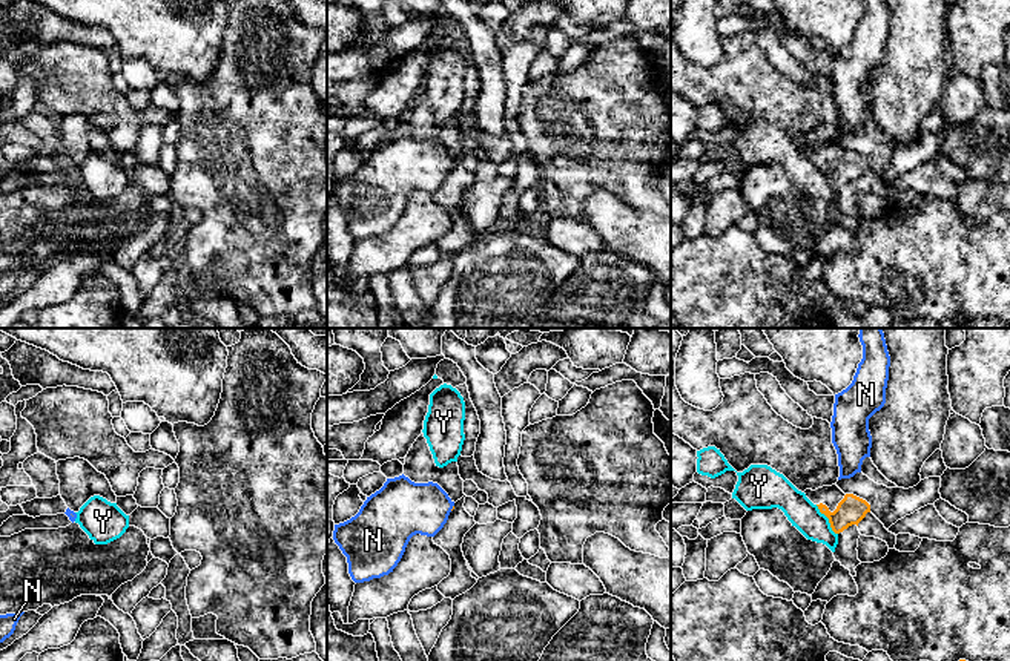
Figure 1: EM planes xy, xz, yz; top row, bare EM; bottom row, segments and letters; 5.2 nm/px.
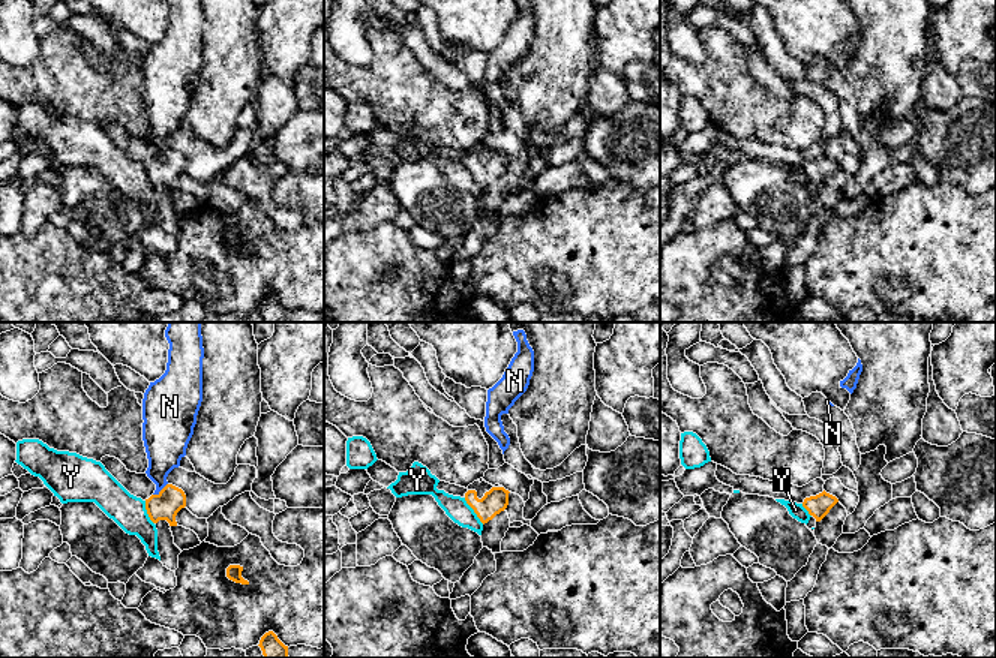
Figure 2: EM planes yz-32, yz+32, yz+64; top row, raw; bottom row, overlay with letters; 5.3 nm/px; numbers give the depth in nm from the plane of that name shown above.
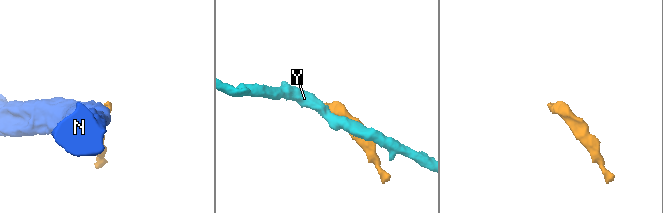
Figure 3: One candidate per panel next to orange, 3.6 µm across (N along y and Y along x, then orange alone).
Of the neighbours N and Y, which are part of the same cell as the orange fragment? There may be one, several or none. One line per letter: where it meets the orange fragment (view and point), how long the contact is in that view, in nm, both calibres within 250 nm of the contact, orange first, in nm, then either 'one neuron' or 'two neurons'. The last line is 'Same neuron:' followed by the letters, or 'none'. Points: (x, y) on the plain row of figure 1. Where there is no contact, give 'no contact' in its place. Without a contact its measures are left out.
N: xz (453, 164) | 40 nm | 20/280 nm | two neurons
Y: yz (829, 177) | 200 nm | 150/160 nm | two neurons
Same neuron: none

